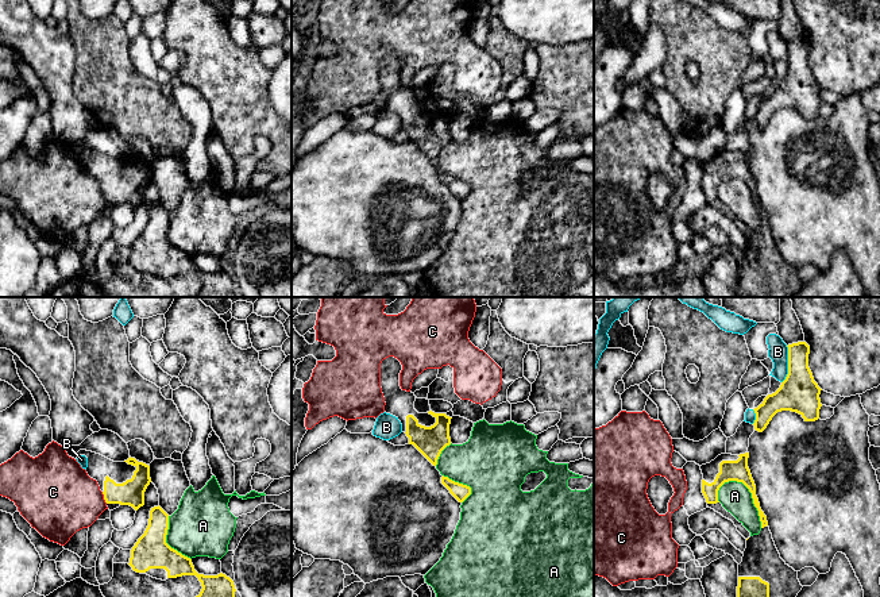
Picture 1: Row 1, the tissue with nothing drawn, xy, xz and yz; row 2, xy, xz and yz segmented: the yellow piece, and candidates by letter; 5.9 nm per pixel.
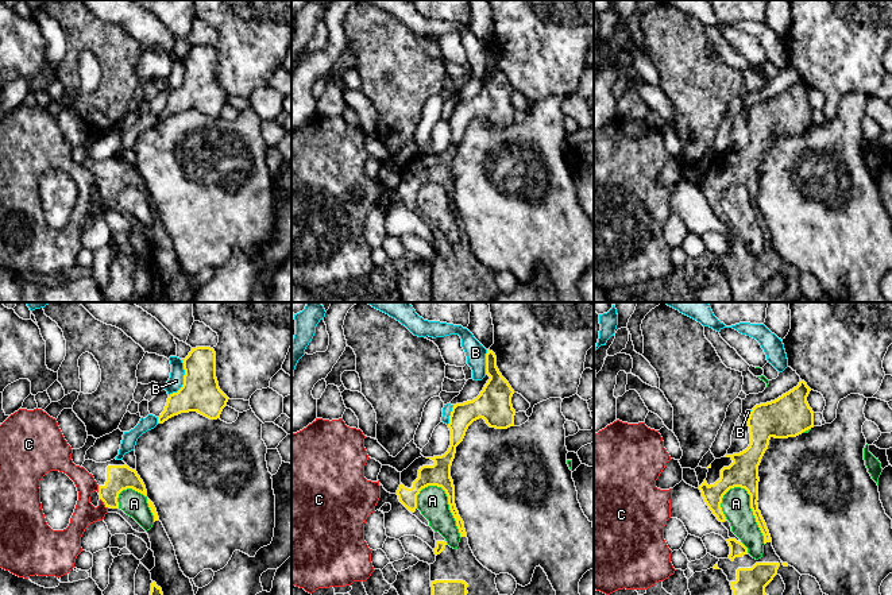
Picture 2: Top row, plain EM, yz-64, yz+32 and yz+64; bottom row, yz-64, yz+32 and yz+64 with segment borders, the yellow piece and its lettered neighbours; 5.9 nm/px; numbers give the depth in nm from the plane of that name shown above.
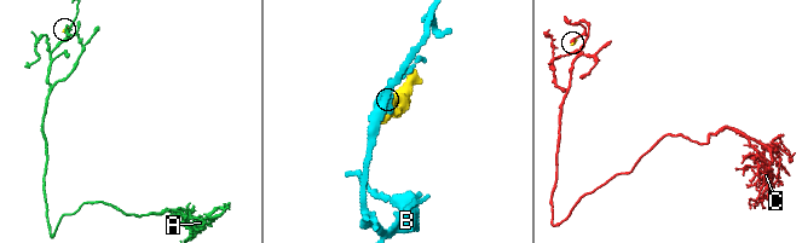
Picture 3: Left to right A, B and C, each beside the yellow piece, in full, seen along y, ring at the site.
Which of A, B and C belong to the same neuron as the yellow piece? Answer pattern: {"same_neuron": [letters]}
{"same_neuron": []}

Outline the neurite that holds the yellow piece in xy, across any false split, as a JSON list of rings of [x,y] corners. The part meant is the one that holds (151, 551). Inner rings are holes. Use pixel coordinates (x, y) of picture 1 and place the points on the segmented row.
[[[158,505],[151,508],[148,525],[131,550],[130,566],[134,571],[166,581],[182,575],[196,575],[201,592],[196,597],[235,597],[233,581],[225,574],[204,575],[194,570],[192,559],[166,543],[169,515]]]

